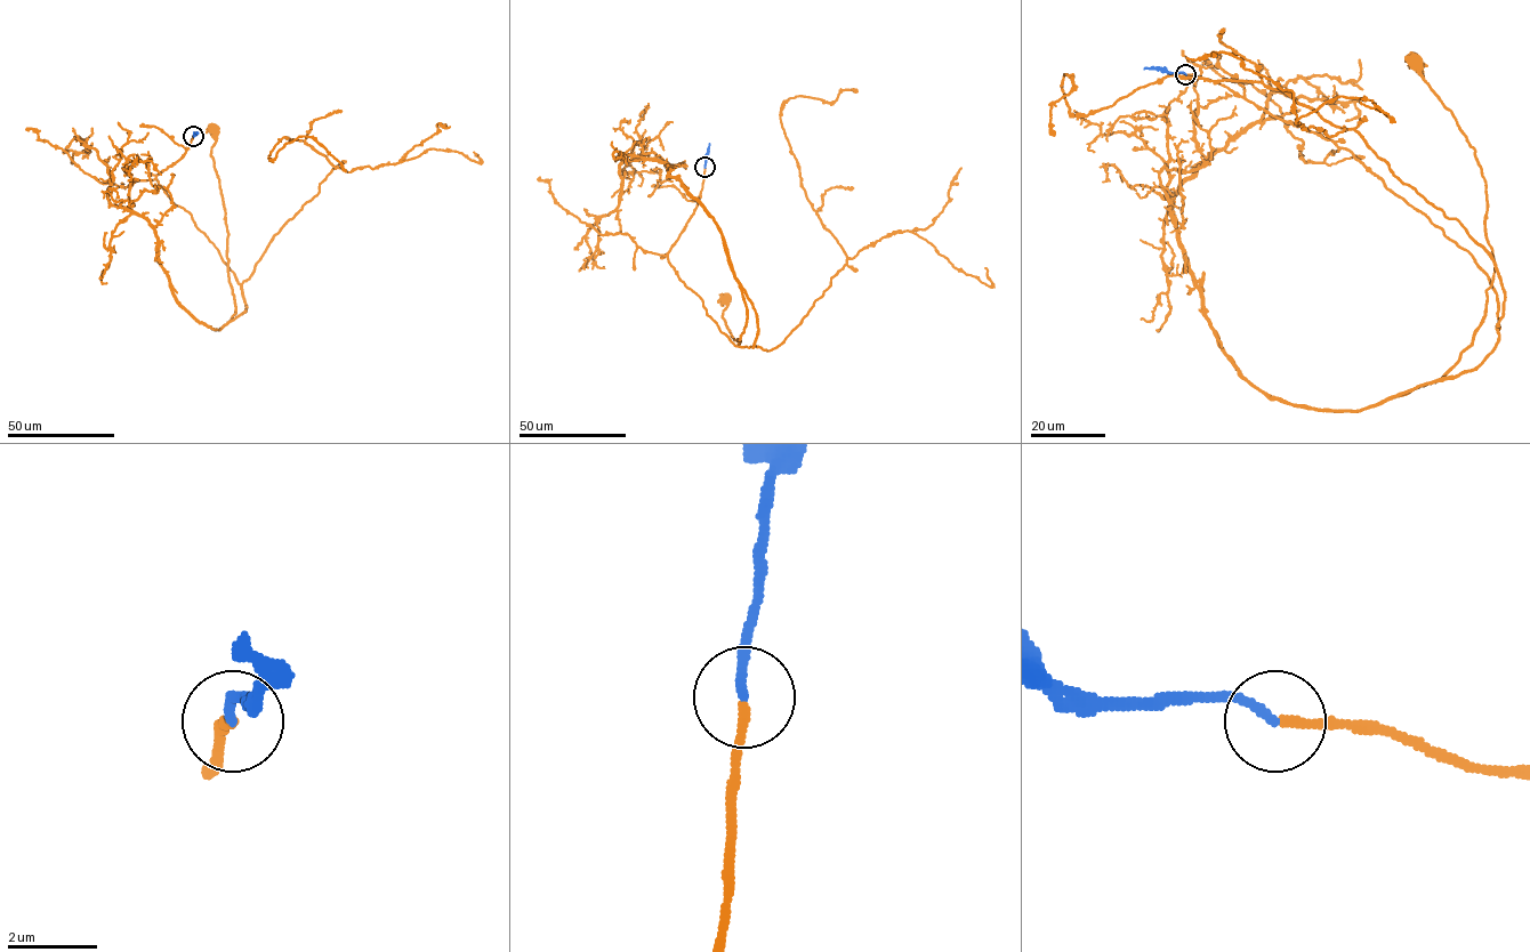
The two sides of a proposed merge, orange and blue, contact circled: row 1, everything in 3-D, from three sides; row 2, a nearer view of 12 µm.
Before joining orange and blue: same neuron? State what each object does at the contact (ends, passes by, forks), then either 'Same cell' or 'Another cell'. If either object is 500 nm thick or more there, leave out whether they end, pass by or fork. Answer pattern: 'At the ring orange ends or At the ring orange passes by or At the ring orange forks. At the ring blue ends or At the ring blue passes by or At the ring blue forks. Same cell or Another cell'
At the ring orange ends. At the ring blue ends. Same cell

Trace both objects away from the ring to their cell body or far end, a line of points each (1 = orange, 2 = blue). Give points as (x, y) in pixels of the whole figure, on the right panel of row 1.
1: (1186, 74), (1351, 151), (1488, 276), (1495, 348), (1403, 395), (1471, 344), (1494, 272), (1481, 166), (1415, 62)
2: (1186, 74), (1144, 69)

